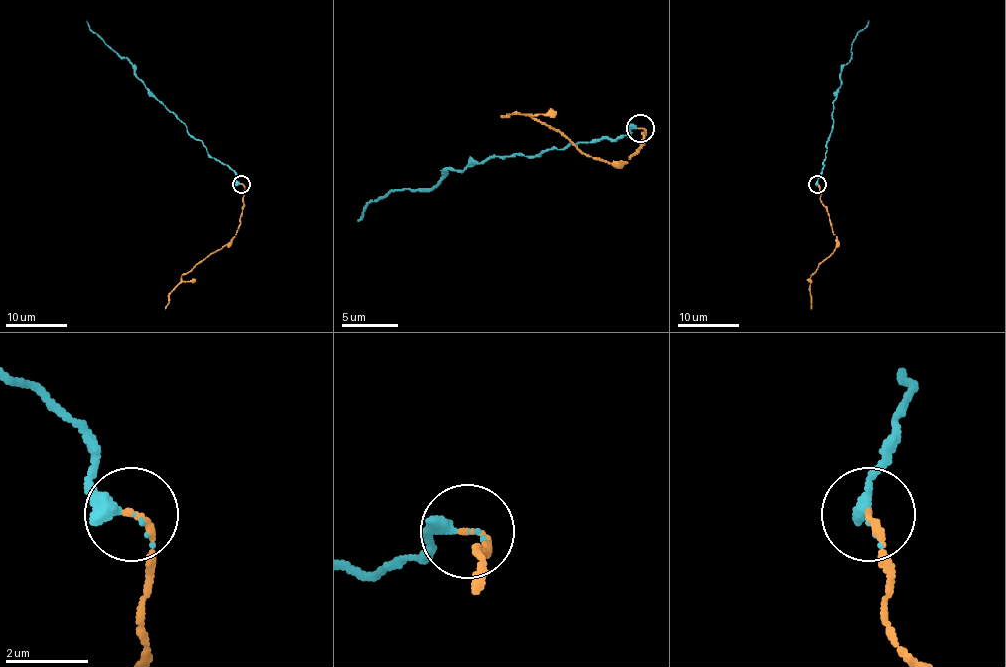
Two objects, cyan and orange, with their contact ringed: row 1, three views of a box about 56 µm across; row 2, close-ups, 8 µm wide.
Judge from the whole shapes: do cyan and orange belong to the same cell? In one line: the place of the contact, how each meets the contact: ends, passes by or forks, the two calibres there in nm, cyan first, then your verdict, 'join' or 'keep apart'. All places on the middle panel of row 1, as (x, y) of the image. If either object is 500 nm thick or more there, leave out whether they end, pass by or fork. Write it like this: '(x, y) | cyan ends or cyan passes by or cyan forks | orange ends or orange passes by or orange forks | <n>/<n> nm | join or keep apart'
(640, 128) | cyan passes by | orange ends | 240/160 nm | join

